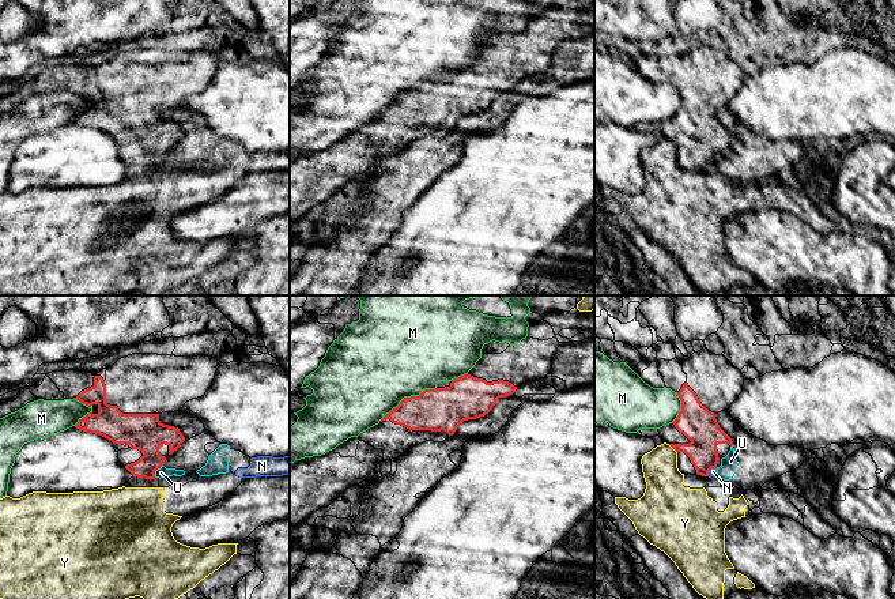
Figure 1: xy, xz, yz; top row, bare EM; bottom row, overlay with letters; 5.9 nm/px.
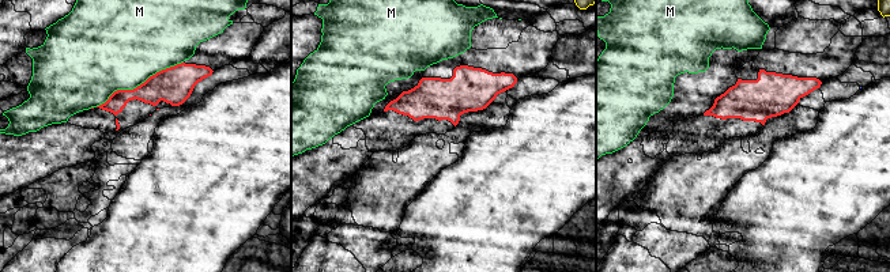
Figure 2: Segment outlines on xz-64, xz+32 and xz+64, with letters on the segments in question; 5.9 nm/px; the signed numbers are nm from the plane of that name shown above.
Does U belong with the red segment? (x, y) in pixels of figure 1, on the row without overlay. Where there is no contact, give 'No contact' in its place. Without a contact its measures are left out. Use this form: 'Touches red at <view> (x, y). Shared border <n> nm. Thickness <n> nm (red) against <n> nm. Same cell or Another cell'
Touches red at xy (155, 165). Shared border 90 nm. Thickness 220 nm (red) against 60 nm. Another cell

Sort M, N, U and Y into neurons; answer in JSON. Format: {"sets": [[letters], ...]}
{"sets": [["M"], ["N", "U"], ["Y"]]}

